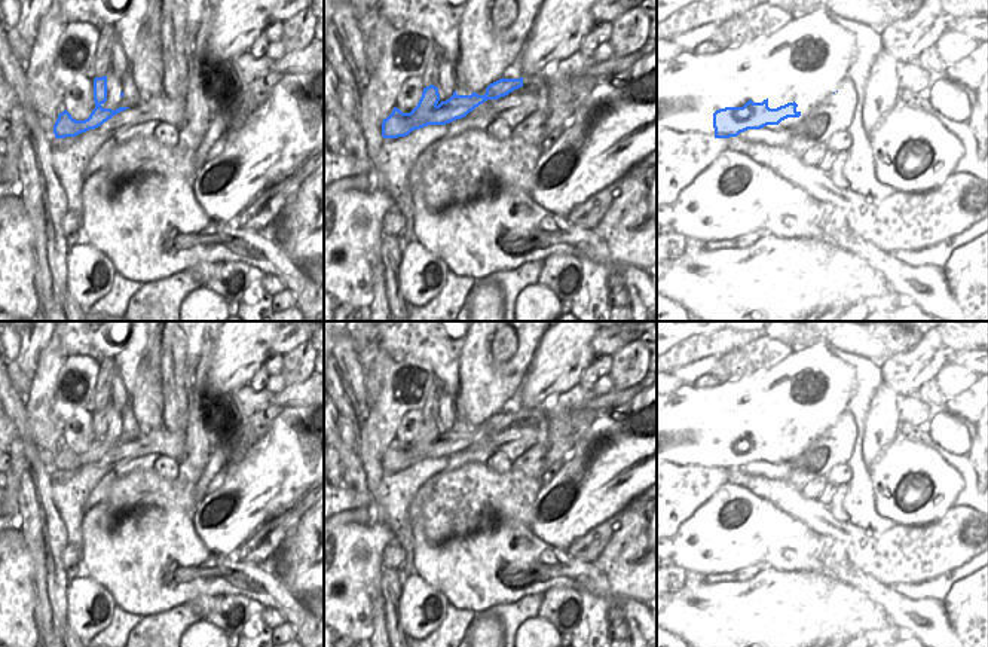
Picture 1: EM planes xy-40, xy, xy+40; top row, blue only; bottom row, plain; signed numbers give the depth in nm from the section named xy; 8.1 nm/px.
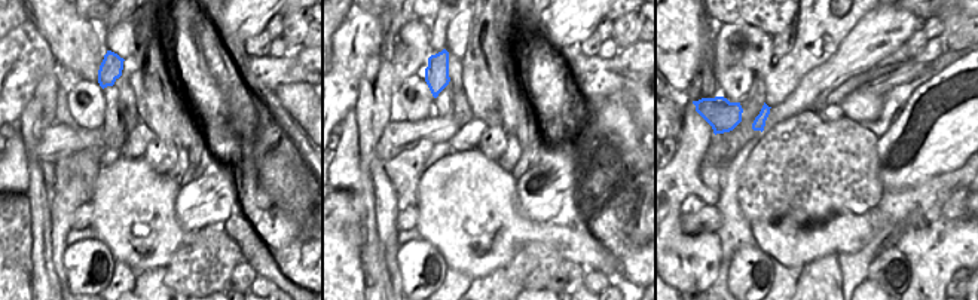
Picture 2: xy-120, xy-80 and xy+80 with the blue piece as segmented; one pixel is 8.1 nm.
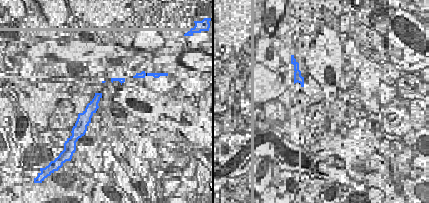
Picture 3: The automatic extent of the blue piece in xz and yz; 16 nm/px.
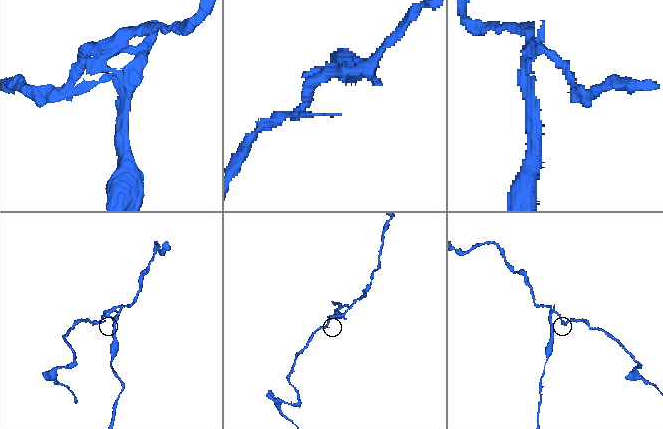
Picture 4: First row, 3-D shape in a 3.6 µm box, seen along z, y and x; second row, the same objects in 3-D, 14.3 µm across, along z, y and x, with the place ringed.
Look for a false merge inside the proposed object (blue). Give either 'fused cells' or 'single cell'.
fused cells

